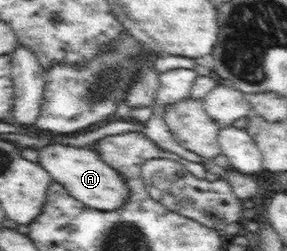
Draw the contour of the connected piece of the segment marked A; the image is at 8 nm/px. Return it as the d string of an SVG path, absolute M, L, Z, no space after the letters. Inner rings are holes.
M51 143L38 150L39 164L53 176L69 196L97 210L117 210L130 198L126 181L110 164L99 158L95 150L62 143Z

